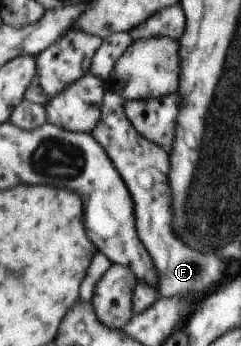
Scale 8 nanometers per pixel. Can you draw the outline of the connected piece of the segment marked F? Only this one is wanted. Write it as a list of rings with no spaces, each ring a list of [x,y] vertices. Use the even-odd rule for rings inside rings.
[[[107,89],[102,102],[101,120],[92,130],[93,136],[125,180],[135,204],[136,231],[142,245],[149,251],[158,268],[159,297],[184,297],[187,293],[196,300],[211,292],[223,280],[225,264],[218,256],[203,254],[181,242],[171,230],[171,192],[169,192],[169,152],[157,143],[145,140],[124,111],[125,97]]]

